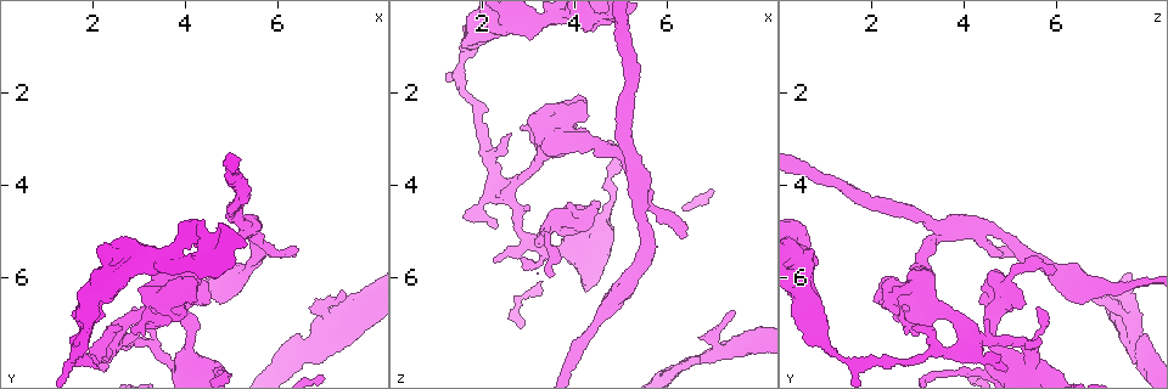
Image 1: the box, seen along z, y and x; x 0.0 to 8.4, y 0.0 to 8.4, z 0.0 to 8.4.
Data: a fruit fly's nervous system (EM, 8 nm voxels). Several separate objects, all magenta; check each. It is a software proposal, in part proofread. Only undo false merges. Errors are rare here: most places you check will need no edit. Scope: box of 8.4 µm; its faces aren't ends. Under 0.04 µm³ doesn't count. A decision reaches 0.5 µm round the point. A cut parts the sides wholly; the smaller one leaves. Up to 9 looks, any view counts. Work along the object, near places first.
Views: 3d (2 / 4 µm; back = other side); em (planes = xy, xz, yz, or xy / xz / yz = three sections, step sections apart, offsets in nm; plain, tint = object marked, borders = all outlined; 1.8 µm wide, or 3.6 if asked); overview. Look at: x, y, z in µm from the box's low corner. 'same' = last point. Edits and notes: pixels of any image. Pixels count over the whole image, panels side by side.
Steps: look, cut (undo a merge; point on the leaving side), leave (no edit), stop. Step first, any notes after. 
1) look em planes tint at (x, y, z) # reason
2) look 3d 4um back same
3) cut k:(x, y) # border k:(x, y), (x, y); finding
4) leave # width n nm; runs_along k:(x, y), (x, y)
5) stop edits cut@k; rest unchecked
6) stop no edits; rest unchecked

look 3d 4um back at (5.20, 5.10, 3.45) # arms part here

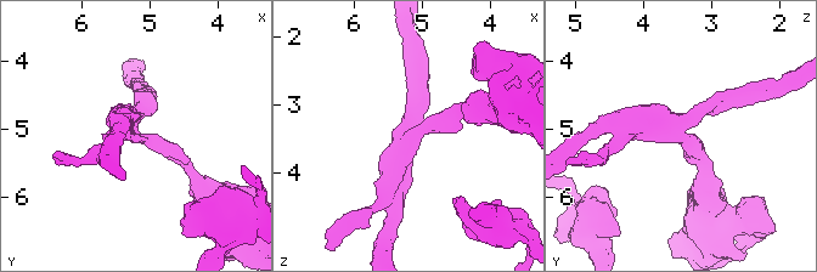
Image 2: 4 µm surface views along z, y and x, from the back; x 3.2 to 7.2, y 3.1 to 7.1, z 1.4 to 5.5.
look em 3.6um planes tint at (5.15, 5.10, 3.45) # arms 3; arm_widths 170, 190, 380 nm; need the tissue

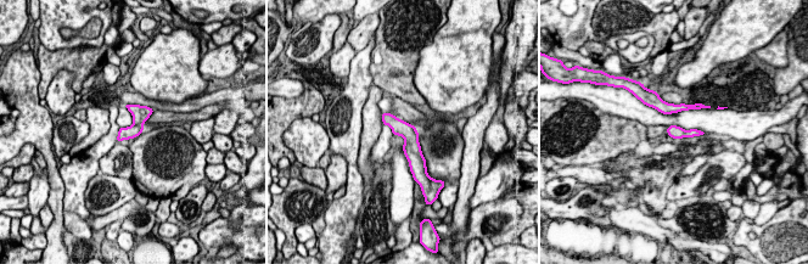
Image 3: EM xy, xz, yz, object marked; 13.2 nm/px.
cut 3:(140, 114) # width 170 nm; two cells meet here

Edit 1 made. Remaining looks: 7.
look em yz step 8 tint at (2.15, 7.60, 3.50) # calibre changes

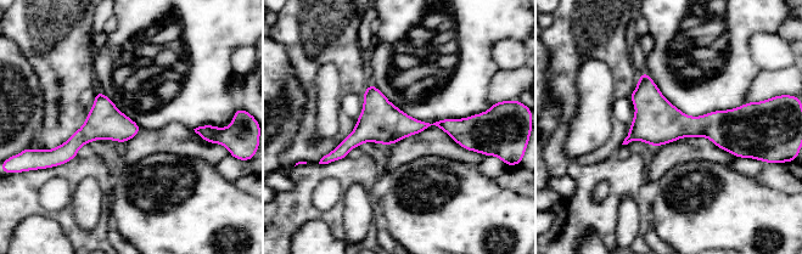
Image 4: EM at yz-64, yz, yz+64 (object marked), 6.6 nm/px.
look em planes borders same

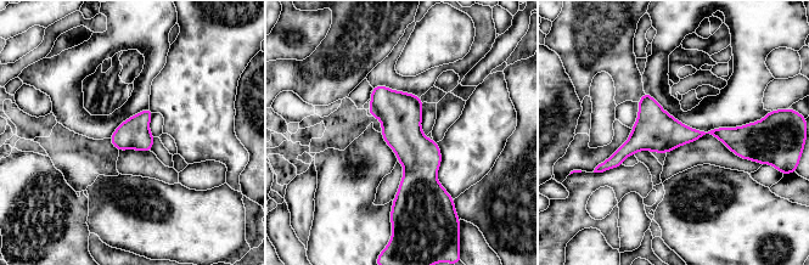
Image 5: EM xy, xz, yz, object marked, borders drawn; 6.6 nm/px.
leave # width 200 nm; all the same cell

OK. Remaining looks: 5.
look 3d 4um at (4.15, 7.90, 5.00) # calibre changes

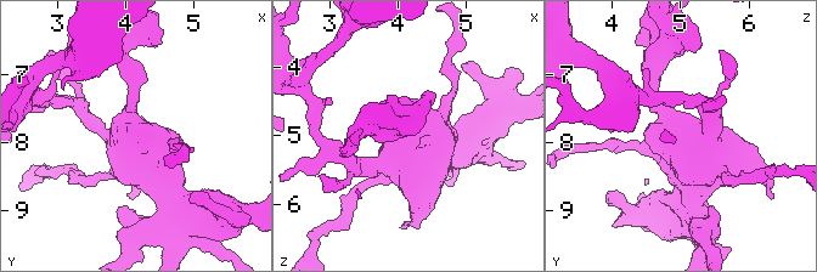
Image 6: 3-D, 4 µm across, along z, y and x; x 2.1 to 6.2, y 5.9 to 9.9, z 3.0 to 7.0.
look em 3.6um xy step 8 tint at (4.10, 7.90, 5.00)

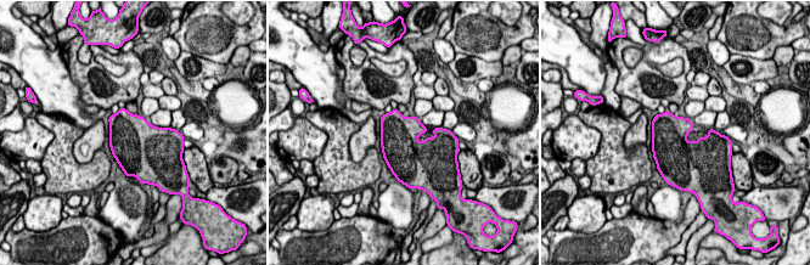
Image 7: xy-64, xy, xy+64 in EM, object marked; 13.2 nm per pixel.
look em 3.6um planes borders same # cut it another way

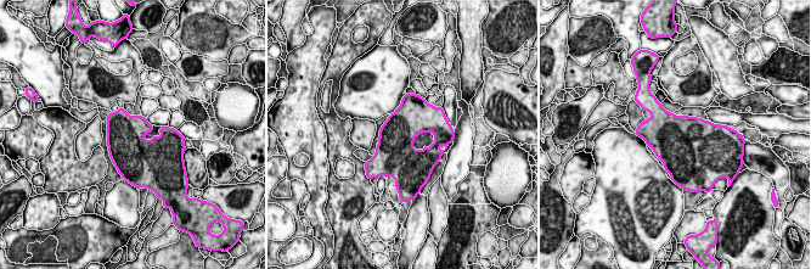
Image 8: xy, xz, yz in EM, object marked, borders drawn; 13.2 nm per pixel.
leave # one cell here

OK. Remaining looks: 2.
look 3d 4um at (1.60, 7.80, 1.70)

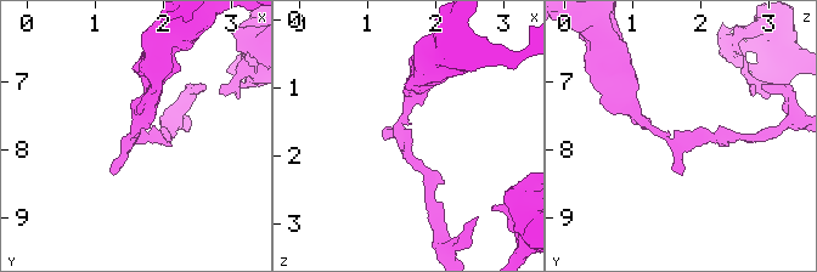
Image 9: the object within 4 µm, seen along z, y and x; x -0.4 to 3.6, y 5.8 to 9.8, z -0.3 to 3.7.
look em planes tint at (1.60, 7.90, 1.75)

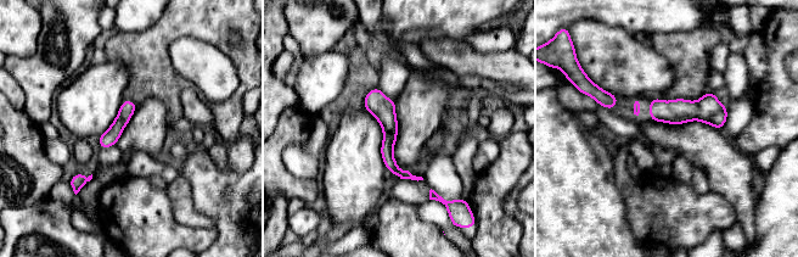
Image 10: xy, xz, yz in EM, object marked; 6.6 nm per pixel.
leave # width 110 nm; runs_along 10:(375, 91), (388, 160), (408, 176); all the same cell

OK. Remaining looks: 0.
stop edits cut@3; rest unchecked

